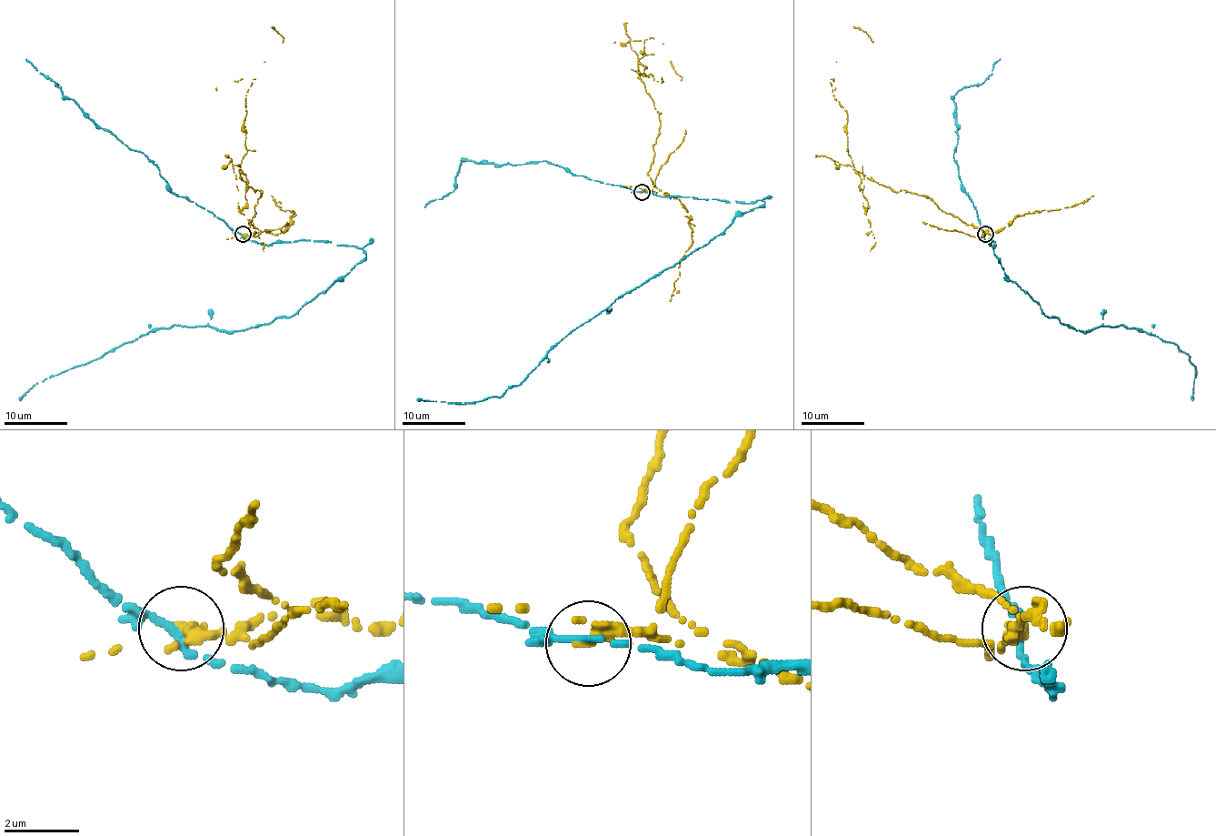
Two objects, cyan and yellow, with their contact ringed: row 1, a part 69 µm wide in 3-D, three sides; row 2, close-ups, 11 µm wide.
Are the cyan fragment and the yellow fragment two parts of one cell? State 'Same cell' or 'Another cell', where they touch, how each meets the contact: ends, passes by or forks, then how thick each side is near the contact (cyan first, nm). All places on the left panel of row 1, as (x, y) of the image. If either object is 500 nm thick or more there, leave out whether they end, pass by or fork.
Another cell. Place: (243, 234). At the ring cyan passes by. At the ring yellow ends. Thickness 180 nm (cyan) against 400 nm

